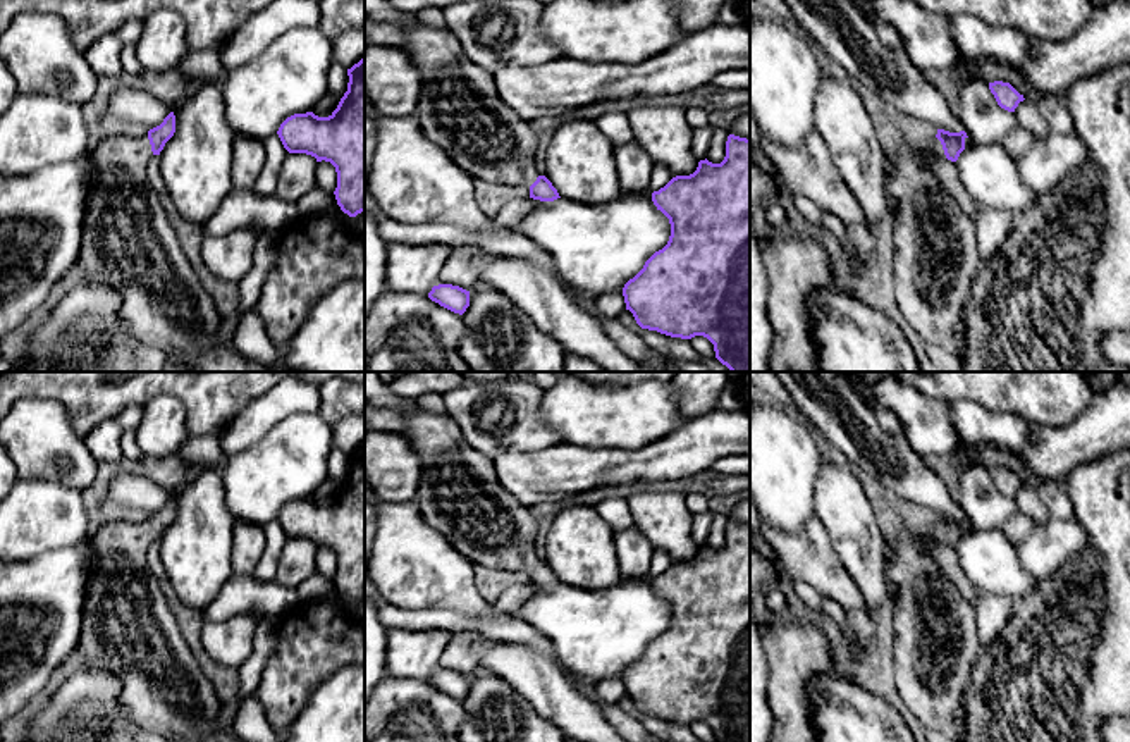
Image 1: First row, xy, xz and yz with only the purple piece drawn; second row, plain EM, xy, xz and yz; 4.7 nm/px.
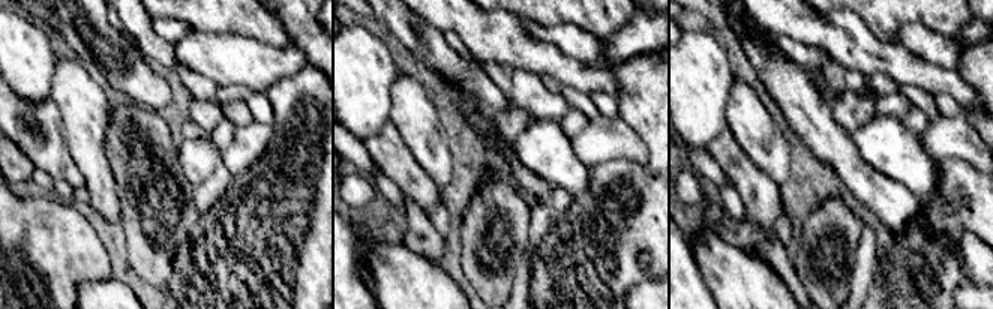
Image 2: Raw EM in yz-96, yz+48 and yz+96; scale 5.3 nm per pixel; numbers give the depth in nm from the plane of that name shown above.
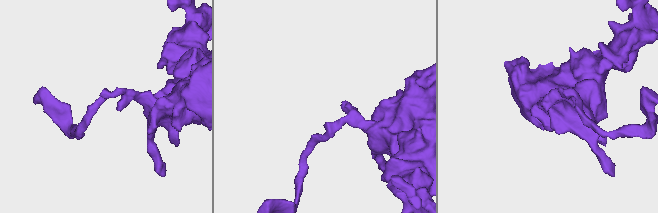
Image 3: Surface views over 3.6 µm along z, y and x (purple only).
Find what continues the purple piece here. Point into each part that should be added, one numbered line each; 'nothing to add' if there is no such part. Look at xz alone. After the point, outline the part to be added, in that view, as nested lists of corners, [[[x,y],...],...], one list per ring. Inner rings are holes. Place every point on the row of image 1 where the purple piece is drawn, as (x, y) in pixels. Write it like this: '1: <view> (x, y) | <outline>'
1: xz (460, 109) | [[[418,19],[399,28],[406,36],[404,52],[411,57],[423,76],[423,88],[416,105],[416,119],[423,134],[437,143],[473,179],[502,186],[530,188],[540,176],[535,164],[538,139],[528,121],[523,121],[507,107],[495,90],[495,76],[473,64],[463,50],[461,41],[449,28],[430,28]]]

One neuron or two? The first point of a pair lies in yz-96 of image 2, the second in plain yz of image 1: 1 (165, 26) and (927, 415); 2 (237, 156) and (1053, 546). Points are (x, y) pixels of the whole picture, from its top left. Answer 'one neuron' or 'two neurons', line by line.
1: two neurons
2: one neuron

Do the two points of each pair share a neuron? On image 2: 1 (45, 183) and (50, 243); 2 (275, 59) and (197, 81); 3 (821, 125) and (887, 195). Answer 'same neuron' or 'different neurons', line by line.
1: different neurons
2: different neurons
3: same neuron

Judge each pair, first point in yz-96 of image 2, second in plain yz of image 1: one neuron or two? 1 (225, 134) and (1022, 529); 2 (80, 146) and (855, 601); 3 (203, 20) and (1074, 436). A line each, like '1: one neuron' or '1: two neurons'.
1: one neuron
2: two neurons
3: two neurons

